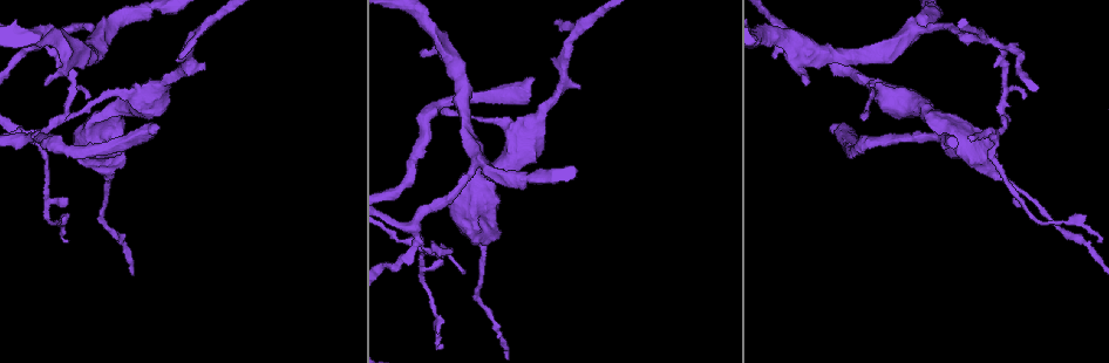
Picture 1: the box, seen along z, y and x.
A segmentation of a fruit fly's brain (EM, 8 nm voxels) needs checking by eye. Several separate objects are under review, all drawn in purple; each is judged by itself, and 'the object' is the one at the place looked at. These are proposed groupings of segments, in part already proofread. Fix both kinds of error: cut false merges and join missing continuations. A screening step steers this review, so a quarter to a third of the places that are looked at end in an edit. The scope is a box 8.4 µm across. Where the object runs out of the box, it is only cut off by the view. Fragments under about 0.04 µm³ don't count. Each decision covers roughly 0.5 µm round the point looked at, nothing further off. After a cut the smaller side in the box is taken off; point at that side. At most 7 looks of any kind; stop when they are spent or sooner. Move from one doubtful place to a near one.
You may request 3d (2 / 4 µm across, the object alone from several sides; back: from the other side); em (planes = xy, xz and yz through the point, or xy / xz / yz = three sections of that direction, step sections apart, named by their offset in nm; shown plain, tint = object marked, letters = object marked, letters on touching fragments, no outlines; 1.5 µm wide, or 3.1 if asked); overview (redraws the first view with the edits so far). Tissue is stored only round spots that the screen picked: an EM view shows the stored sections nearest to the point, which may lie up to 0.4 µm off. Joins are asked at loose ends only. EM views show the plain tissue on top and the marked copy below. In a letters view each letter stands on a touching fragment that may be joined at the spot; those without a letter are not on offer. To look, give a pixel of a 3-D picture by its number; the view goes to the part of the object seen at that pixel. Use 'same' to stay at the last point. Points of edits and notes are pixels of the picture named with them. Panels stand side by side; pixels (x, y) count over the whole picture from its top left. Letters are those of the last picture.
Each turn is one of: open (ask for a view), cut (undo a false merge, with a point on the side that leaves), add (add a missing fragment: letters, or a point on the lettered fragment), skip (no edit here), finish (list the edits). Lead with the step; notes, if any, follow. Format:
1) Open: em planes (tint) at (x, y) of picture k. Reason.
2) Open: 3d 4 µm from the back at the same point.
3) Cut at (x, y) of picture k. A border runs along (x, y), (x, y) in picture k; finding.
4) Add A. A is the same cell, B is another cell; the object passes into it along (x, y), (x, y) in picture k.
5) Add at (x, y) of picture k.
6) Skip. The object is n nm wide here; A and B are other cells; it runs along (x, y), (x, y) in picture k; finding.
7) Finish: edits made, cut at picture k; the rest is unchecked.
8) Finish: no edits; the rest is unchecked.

Open: em planes (letters) at (169, 80) of picture 1. Sudden change in width.

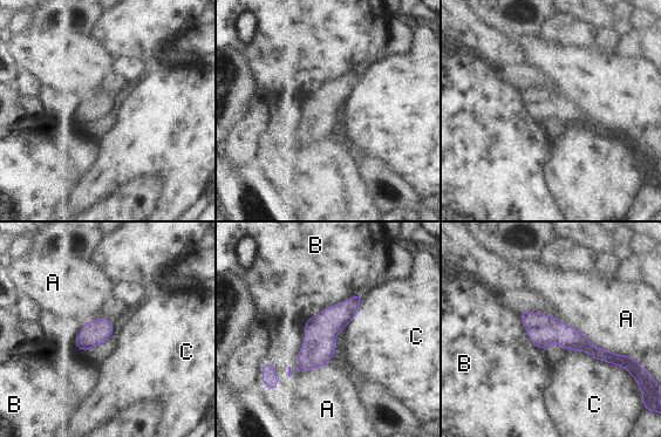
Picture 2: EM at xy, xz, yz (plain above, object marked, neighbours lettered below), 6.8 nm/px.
Skip. The object is 160 nm wide here; A, B and C are other cells; a border runs along (581, 350), (627, 369) in picture 2; one neuron here.

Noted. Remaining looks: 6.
Open: em xz step 4 (letters) at (1016, 200) of picture 1. Tapers out.

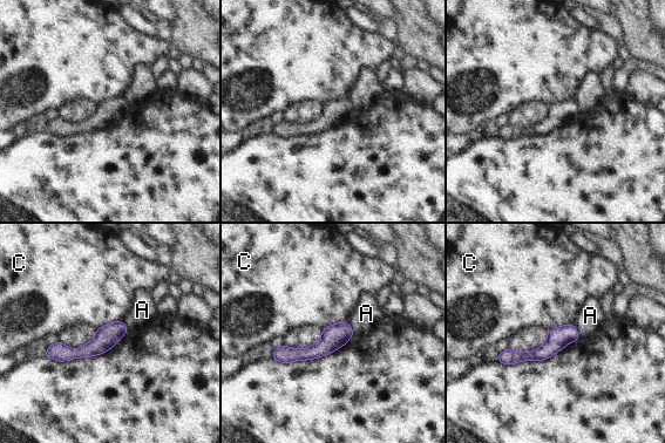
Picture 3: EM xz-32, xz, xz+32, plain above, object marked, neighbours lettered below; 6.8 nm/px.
Skip. The object is 150 nm wide here; A and C are other cells; none of them fits.

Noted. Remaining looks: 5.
Open: em xy step 8 (tint) at (416, 241) of picture 1.

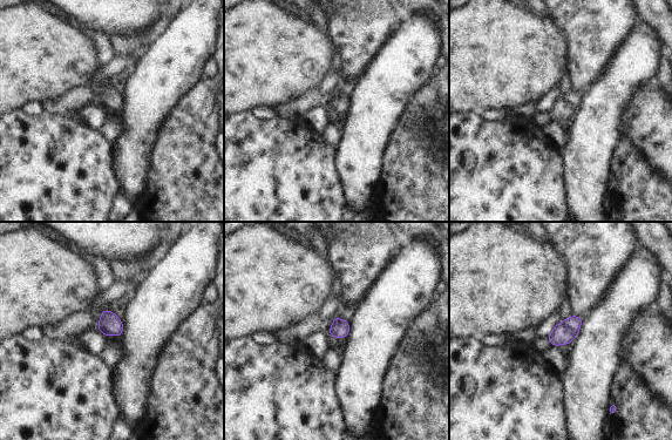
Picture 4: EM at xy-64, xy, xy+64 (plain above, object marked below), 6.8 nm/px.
Open: em planes (letters) at the same point.

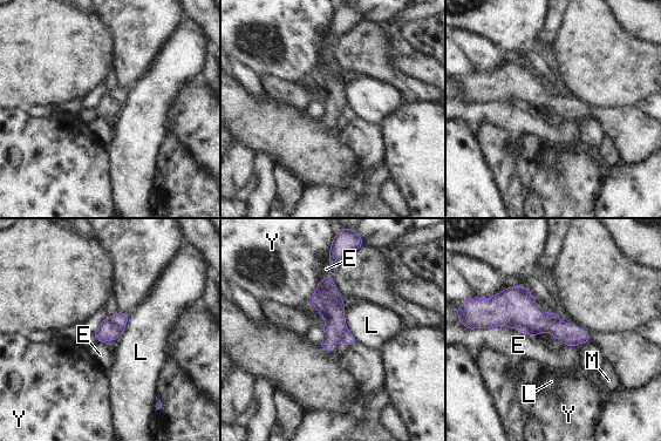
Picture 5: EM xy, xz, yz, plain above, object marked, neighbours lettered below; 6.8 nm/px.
Cut at (120, 319) of picture 5. The longest contact is with L, 280 nm; E, L, M and Y are other cells; a border runs along (107, 319), (121, 332) in picture 5; two neurons meet here.

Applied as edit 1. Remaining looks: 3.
Finish: edits made, cut at picture 5; the rest is unchecked.

